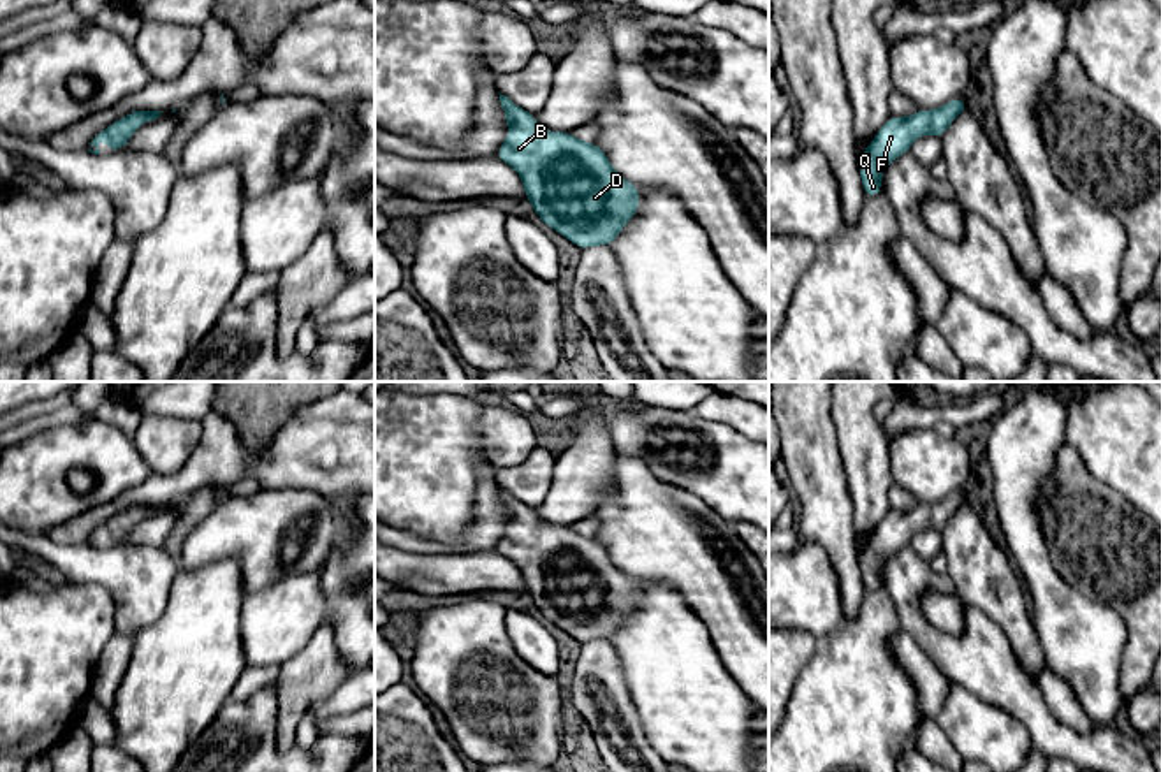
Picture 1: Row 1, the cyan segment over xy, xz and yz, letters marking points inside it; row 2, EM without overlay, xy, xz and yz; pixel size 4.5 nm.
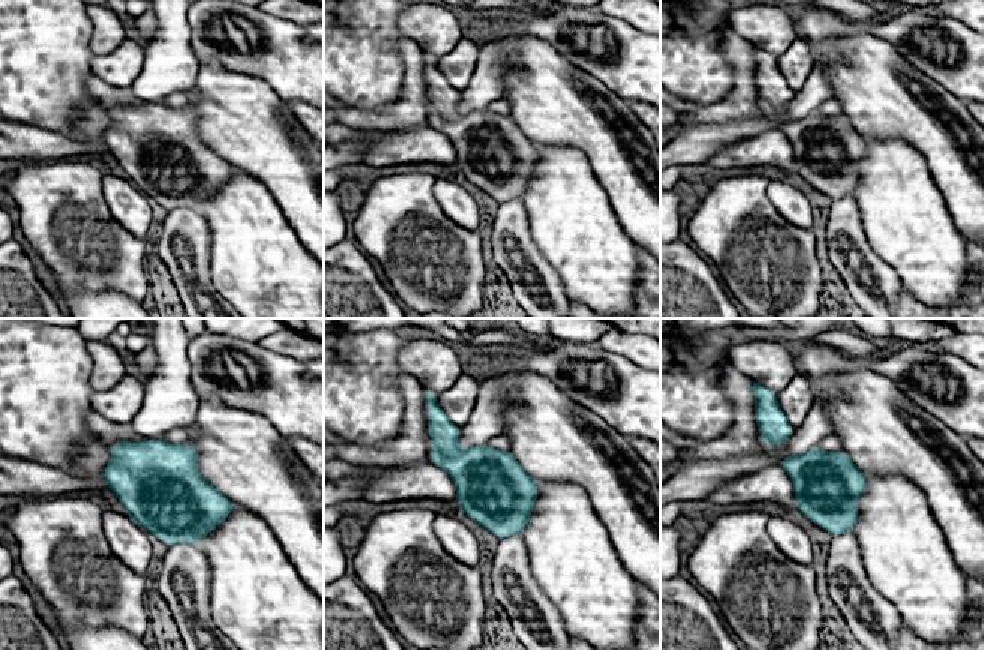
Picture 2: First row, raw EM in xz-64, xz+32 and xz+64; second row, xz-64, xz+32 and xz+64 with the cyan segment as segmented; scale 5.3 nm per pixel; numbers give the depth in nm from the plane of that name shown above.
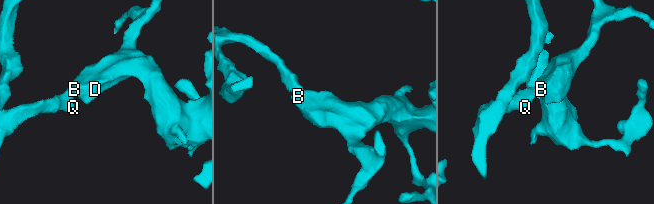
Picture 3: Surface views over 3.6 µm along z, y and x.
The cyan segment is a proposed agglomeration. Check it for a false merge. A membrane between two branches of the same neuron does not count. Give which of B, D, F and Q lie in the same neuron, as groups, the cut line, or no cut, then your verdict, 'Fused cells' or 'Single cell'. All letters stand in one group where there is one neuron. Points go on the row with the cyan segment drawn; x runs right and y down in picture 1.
Groups: B D F Q. No split. Single cell

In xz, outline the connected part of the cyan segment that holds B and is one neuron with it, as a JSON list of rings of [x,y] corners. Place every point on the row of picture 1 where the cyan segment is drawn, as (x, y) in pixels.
[[[498,95],[510,135],[494,157],[517,171],[537,216],[580,250],[610,246],[637,215],[637,186],[614,171],[596,142],[540,130],[535,114]]]

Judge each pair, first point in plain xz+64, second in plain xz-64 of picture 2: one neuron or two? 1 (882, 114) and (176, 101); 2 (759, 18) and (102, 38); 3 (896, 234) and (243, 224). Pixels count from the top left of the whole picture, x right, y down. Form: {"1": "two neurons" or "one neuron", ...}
{"1": "two neurons", "2": "one neuron", "3": "one neuron"}

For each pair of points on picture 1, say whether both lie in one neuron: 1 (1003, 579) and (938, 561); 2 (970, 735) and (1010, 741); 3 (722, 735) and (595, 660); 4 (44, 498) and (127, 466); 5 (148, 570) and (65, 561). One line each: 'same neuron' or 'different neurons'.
1: different neurons
2: same neuron
3: different neurons
4: same neuron
5: same neuron

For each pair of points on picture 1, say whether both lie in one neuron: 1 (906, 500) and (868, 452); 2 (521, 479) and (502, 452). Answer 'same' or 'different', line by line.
1: different
2: different

